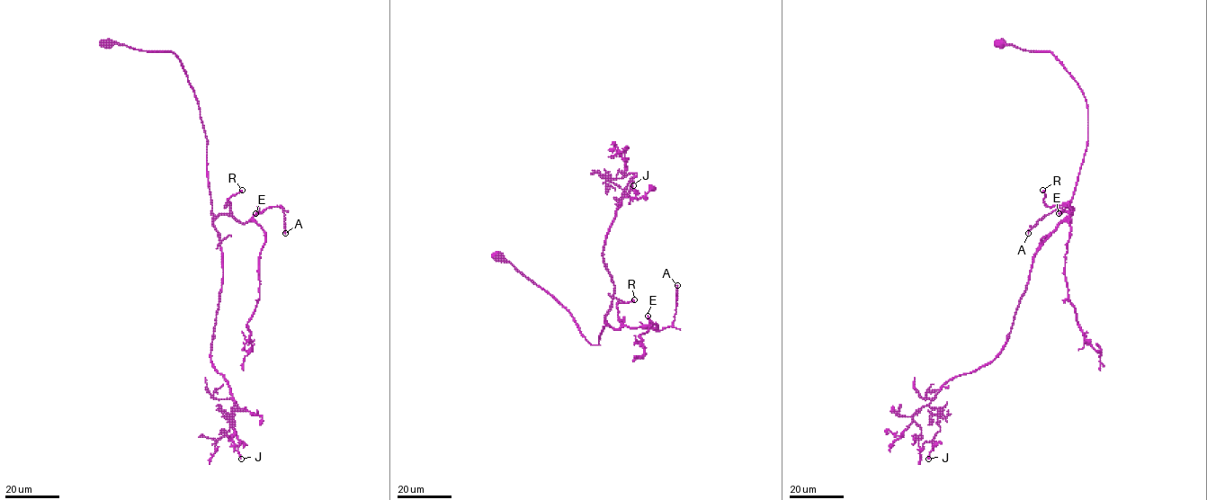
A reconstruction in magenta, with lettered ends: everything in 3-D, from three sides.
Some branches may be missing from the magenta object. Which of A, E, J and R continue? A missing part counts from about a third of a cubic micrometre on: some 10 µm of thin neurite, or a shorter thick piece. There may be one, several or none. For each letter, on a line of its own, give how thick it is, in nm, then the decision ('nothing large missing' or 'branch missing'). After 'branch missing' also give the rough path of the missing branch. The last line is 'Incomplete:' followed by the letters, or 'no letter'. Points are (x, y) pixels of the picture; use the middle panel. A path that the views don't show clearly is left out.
A: calibre 150 nm; nothing large missing
E: calibre 240 nm; nothing large missing
J: calibre 200 nm; branch missing
R: calibre 600 nm; nothing large missing
Incomplete: J

